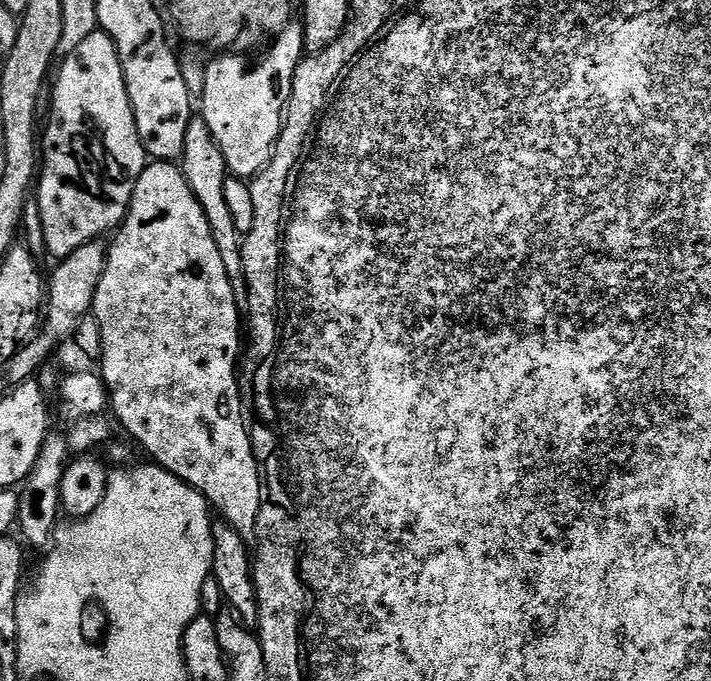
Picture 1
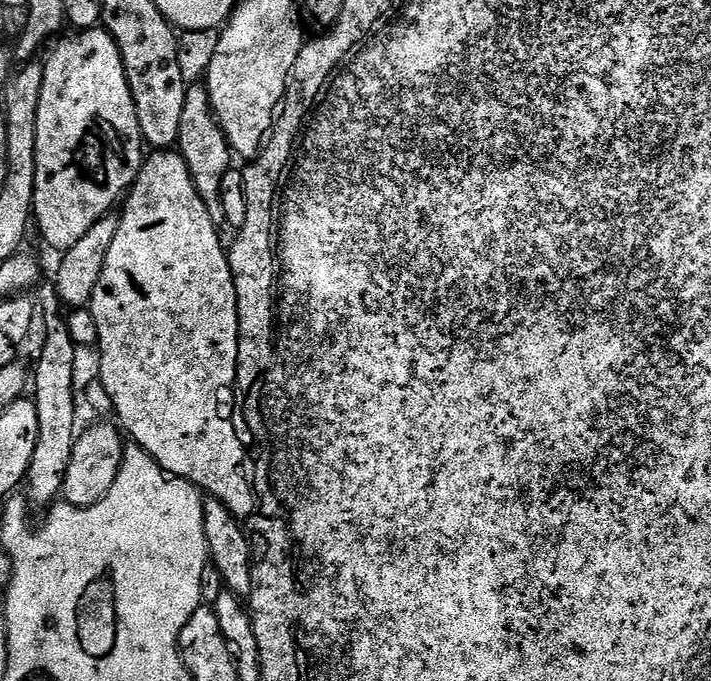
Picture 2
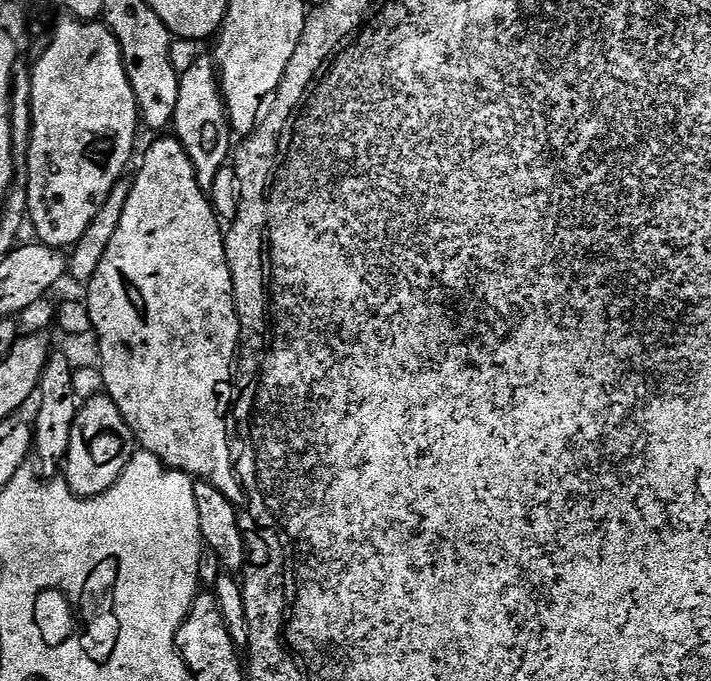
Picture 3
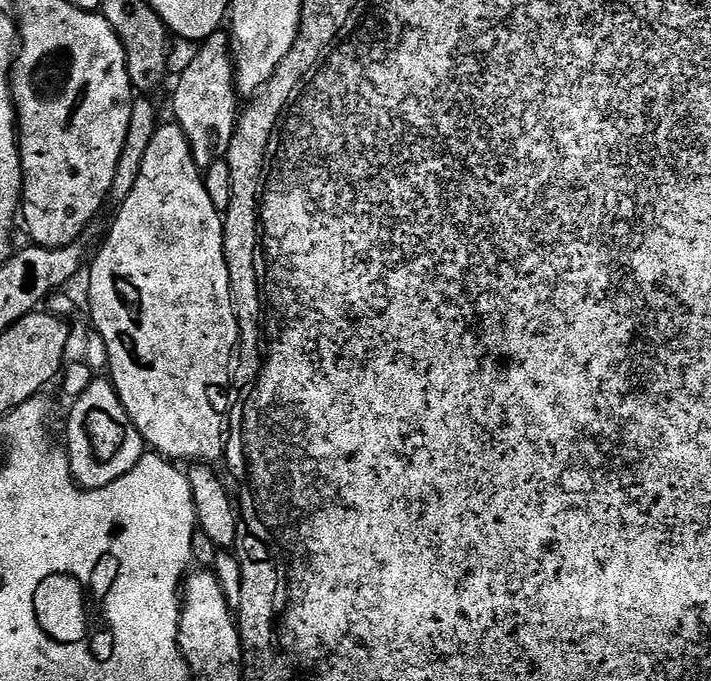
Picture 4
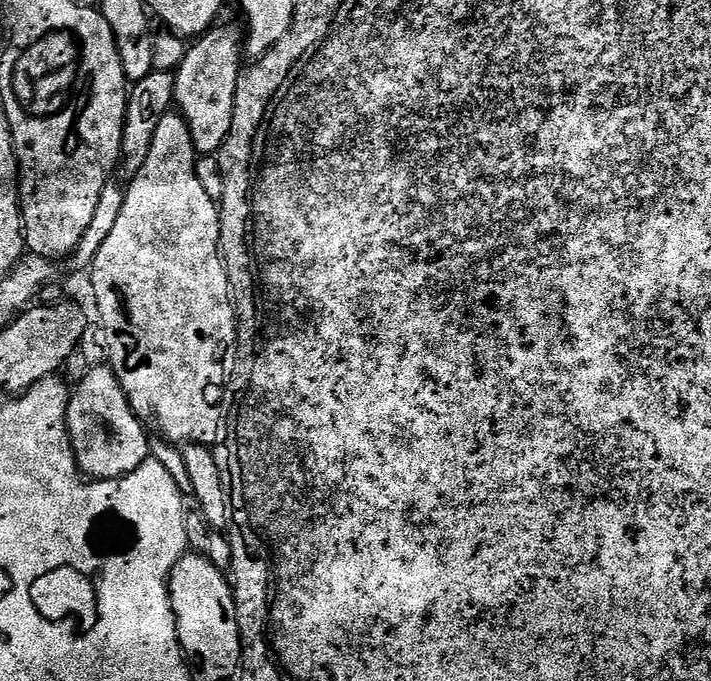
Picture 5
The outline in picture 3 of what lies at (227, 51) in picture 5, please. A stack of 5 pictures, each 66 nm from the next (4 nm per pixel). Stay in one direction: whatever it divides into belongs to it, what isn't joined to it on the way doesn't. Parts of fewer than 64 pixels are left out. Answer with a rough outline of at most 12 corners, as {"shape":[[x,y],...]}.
{"shape":[[218,69],[180,74],[172,128],[208,190],[234,152]]}

